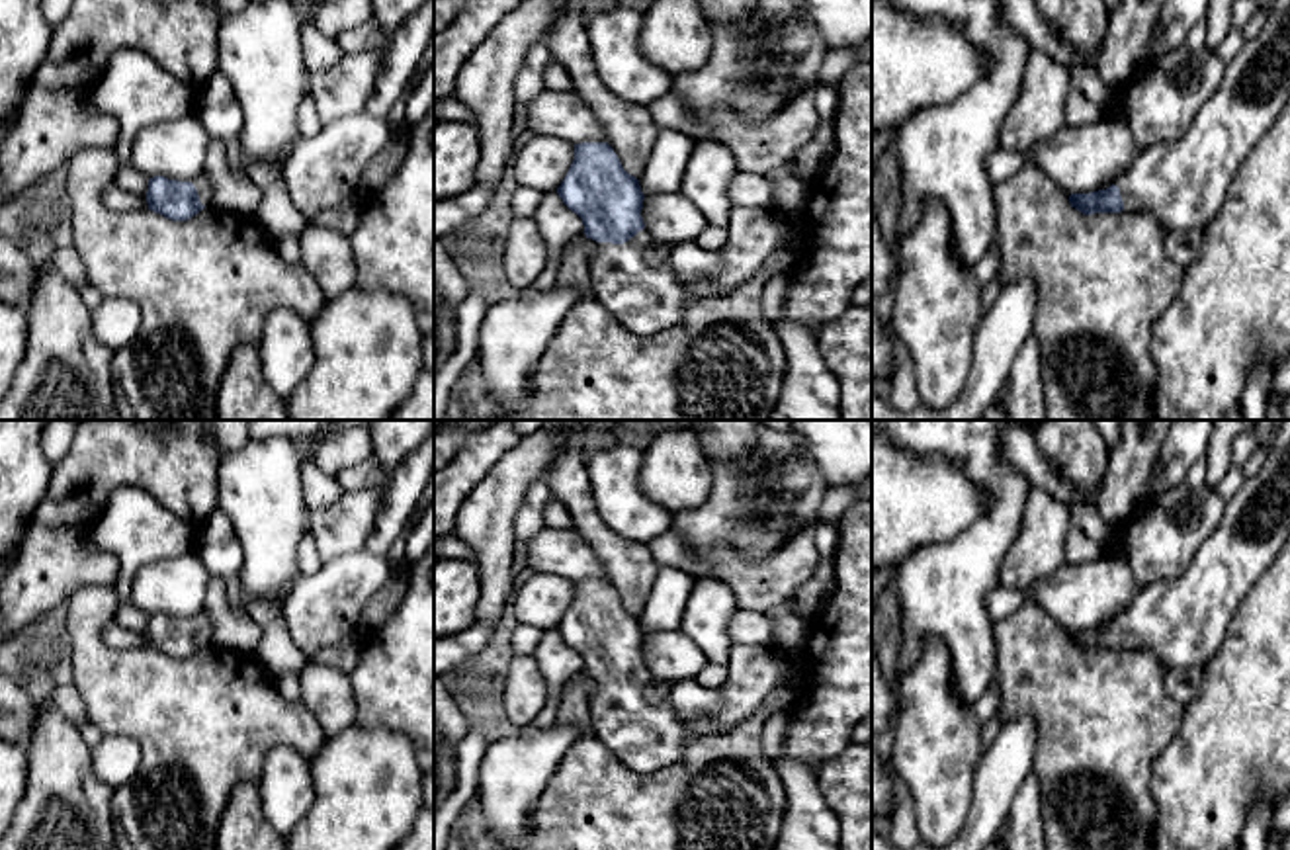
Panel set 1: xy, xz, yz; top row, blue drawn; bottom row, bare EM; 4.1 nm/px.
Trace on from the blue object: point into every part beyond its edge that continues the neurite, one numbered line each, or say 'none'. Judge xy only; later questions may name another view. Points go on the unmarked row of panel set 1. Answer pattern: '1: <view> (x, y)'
1: xy (204, 628)

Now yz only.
1: yz (1183, 620)

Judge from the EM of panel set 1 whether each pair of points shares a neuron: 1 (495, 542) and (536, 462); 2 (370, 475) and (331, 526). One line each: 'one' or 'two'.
1: one
2: two

